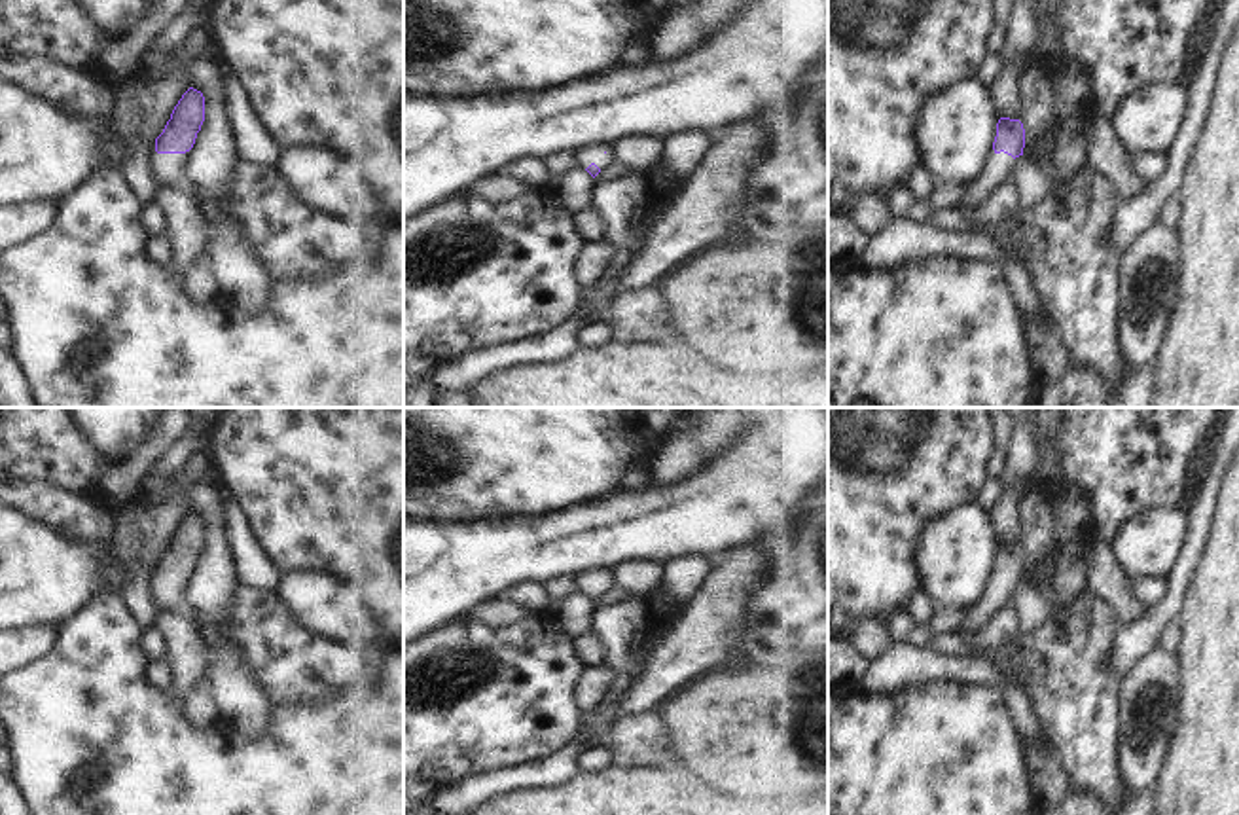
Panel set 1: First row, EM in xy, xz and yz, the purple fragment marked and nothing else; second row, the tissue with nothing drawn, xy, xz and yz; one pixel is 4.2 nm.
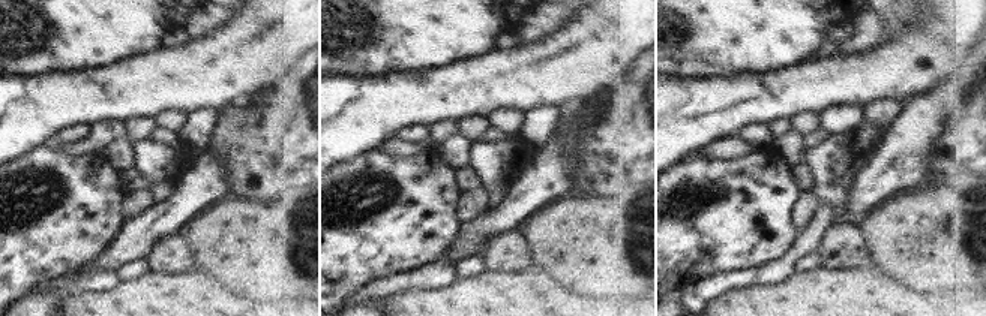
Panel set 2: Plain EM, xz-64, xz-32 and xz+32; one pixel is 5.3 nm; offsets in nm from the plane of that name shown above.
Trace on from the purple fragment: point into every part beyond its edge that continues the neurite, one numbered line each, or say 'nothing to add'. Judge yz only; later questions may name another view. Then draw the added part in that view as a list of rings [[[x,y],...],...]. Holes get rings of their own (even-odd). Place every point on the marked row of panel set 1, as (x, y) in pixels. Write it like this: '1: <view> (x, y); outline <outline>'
1: yz (997, 169); outline [[[1000,152],[995,157],[989,159],[978,180],[966,188],[966,193],[961,201],[961,208],[972,208],[976,207],[983,197],[998,190],[1004,180],[1008,178],[1012,167],[1014,167],[1014,157]]]

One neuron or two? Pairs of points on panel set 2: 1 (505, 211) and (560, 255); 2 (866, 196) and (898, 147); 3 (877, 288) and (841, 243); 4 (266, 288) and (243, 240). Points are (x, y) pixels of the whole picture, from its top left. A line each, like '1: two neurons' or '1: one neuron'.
1: two neurons
2: one neuron
3: two neurons
4: one neuron

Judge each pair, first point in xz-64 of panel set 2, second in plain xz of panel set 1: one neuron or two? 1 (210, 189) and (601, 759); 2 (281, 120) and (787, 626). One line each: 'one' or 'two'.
1: two
2: one

